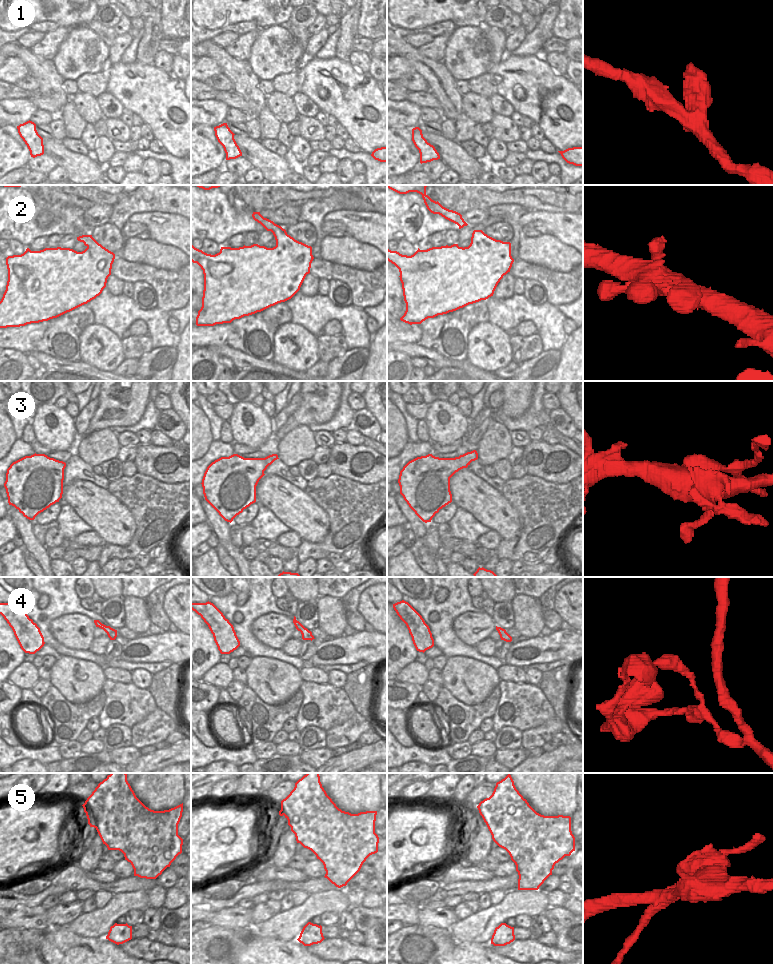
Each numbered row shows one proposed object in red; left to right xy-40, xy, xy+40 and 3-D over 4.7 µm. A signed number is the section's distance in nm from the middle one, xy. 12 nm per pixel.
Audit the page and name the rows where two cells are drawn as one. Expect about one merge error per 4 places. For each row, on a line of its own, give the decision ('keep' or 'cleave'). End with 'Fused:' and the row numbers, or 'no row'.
1: keep
2: keep
3: cleave
4: keep
5: cleave
Fused: 3, 5

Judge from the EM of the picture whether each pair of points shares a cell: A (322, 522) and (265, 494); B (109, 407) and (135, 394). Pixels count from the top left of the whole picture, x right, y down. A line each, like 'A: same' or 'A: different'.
A: same
B: same

